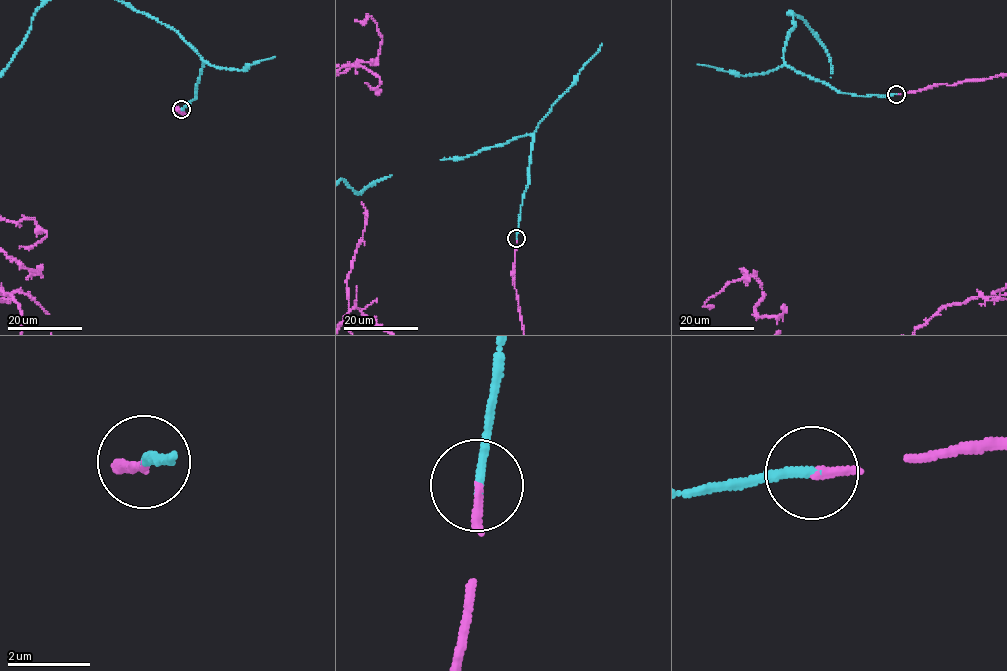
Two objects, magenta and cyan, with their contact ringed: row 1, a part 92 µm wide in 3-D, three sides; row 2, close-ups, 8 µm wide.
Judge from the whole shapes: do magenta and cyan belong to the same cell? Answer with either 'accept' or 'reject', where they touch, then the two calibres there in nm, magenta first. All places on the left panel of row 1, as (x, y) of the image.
accept; at (181, 109); 200 nm thick on the magenta side, 220 nm on the other

